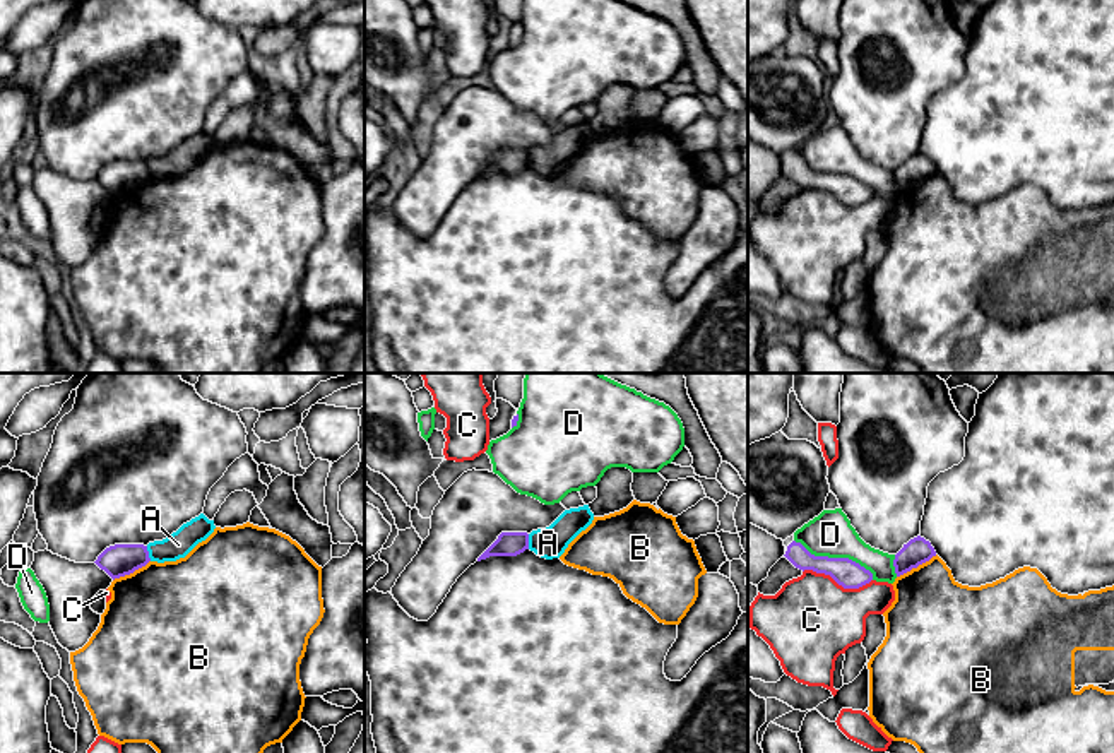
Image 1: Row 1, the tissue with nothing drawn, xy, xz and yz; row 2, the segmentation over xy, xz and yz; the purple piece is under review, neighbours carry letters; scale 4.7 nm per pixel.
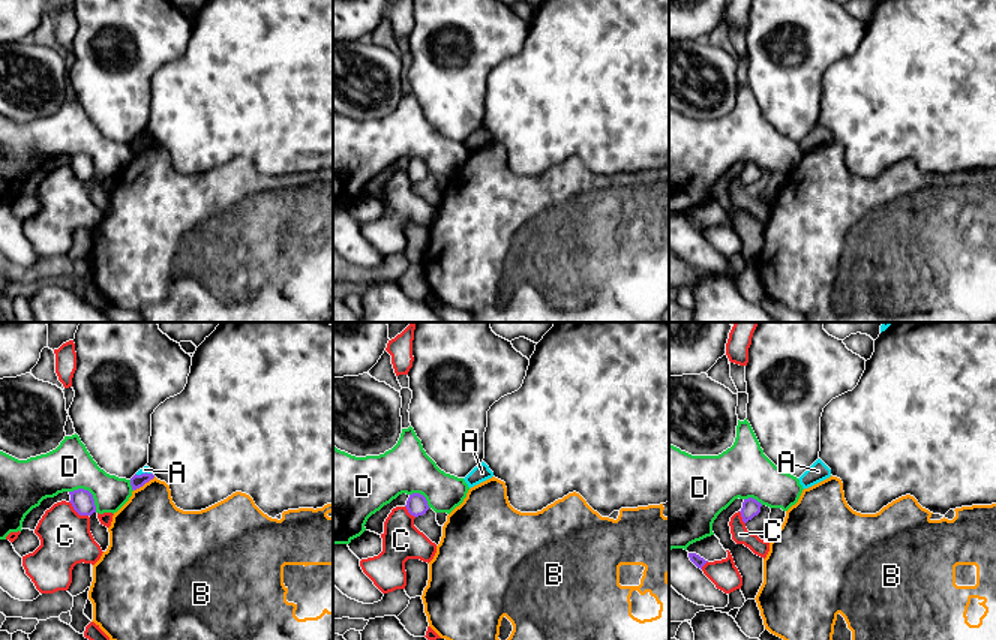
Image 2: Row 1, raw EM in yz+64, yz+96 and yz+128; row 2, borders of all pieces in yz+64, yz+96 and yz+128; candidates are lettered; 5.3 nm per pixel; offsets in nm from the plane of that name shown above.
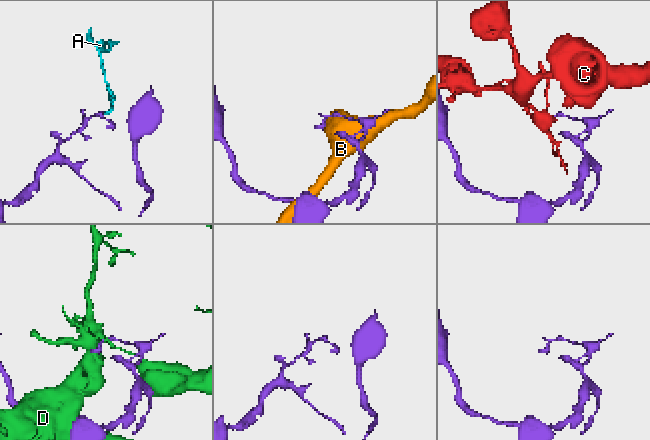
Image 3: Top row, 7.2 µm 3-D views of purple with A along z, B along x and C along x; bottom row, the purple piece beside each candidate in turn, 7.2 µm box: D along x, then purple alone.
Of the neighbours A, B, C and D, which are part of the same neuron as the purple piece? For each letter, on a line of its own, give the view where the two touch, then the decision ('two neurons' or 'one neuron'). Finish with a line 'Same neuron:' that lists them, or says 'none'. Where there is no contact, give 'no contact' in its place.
A: xy | two neurons
B: yz | two neurons
C: yz | two neurons
D: yz | two neurons
Same neuron: none

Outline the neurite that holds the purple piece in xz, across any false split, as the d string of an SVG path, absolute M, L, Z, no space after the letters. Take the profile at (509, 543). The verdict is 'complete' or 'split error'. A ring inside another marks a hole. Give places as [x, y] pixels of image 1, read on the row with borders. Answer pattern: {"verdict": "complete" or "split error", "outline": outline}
{"verdict": "complete", "outline": "M501 532L498 539L477 558L477 561L489 556L517 556L529 549L527 532Z"}

